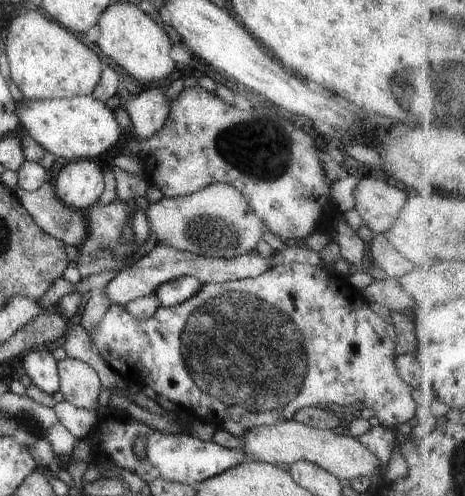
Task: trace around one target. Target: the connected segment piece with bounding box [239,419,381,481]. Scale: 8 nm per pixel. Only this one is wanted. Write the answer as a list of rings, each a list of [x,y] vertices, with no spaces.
[[[293,419],[277,425],[261,425],[246,429],[239,440],[243,442],[241,452],[247,461],[263,461],[271,464],[291,464],[293,461],[307,461],[327,470],[338,480],[353,480],[359,476],[377,479],[381,464],[367,448],[363,448],[355,437],[334,434],[331,429],[316,429]]]

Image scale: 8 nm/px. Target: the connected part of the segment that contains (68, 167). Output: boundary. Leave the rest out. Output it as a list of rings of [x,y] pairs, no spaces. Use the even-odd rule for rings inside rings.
[[[75,160],[65,164],[53,185],[55,196],[76,211],[87,209],[97,202],[103,192],[103,173],[91,160]]]

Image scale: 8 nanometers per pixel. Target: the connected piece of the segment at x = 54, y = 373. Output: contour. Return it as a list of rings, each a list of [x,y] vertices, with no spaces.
[[[51,347],[31,349],[23,355],[22,364],[24,374],[30,378],[30,382],[39,388],[41,392],[52,395],[59,390],[59,382],[57,361],[53,358],[51,353]]]

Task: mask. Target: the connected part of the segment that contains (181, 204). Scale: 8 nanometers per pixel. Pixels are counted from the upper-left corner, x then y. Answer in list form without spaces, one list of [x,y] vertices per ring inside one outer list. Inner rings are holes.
[[[213,182],[185,196],[163,196],[144,208],[149,222],[148,232],[153,232],[156,242],[173,250],[191,252],[197,256],[230,259],[254,252],[262,234],[267,232],[265,224],[249,210],[247,198],[231,184]]]

